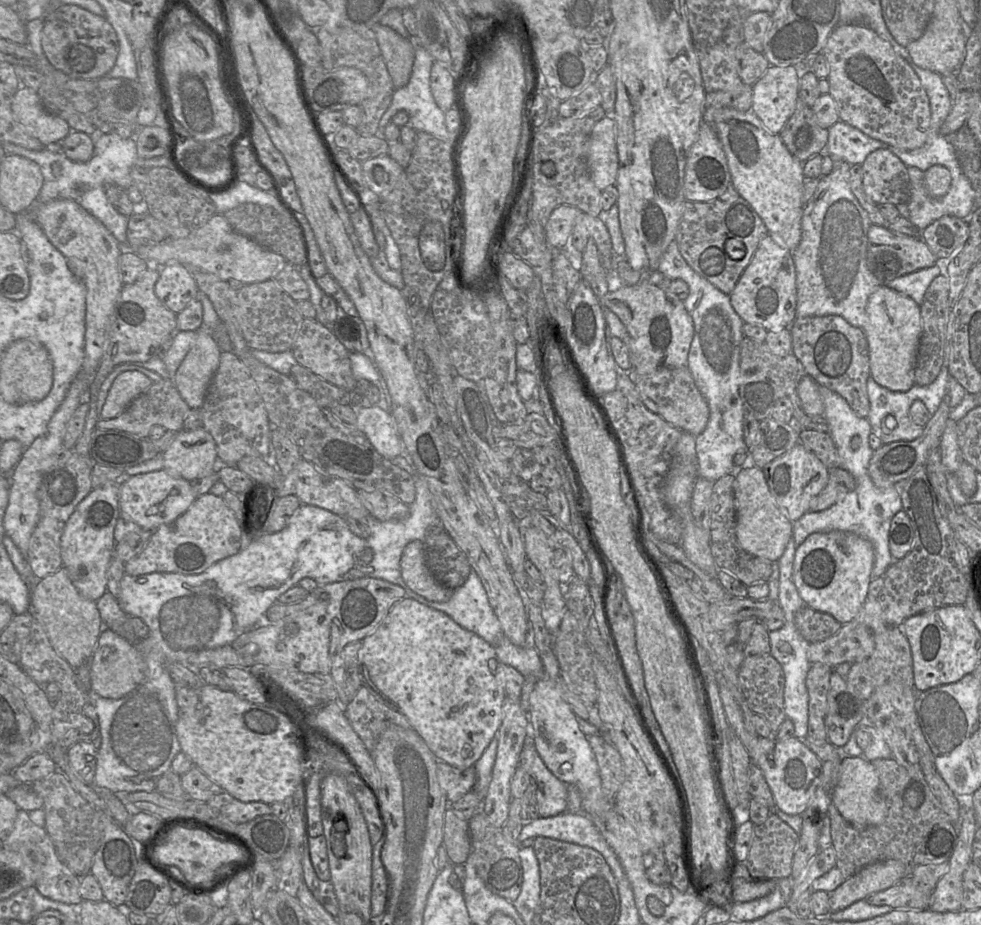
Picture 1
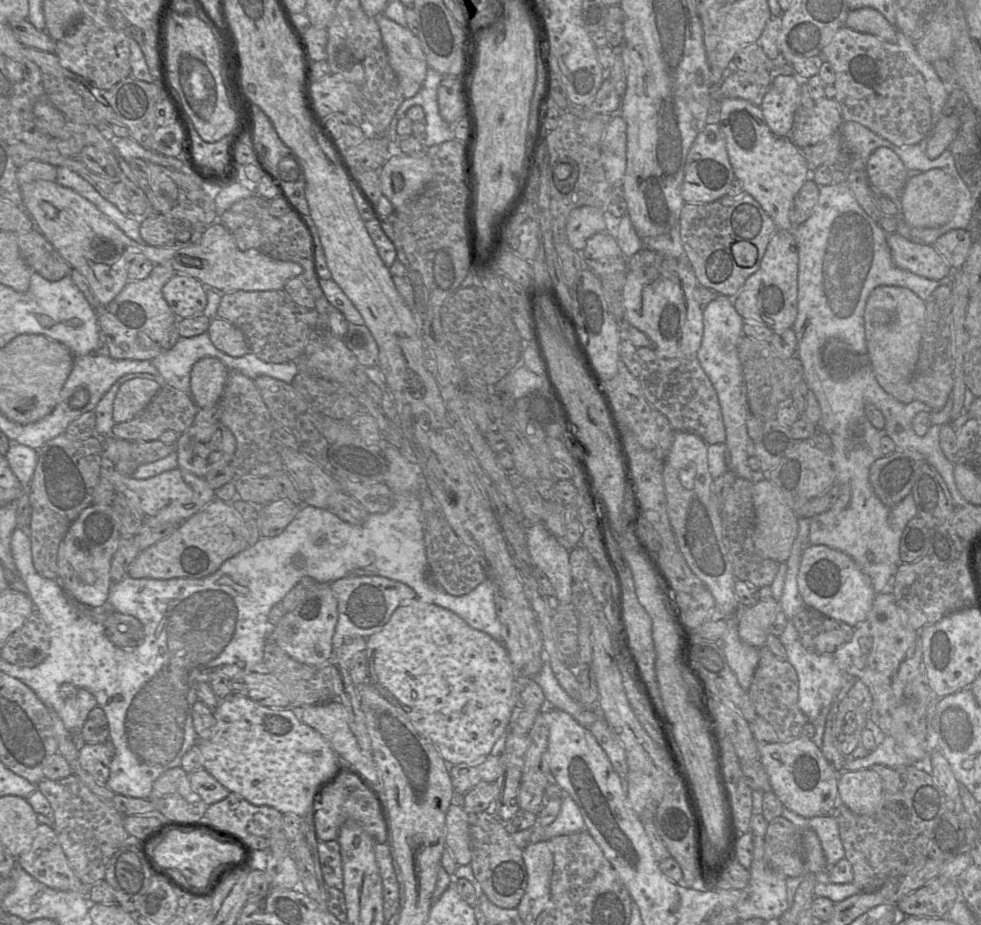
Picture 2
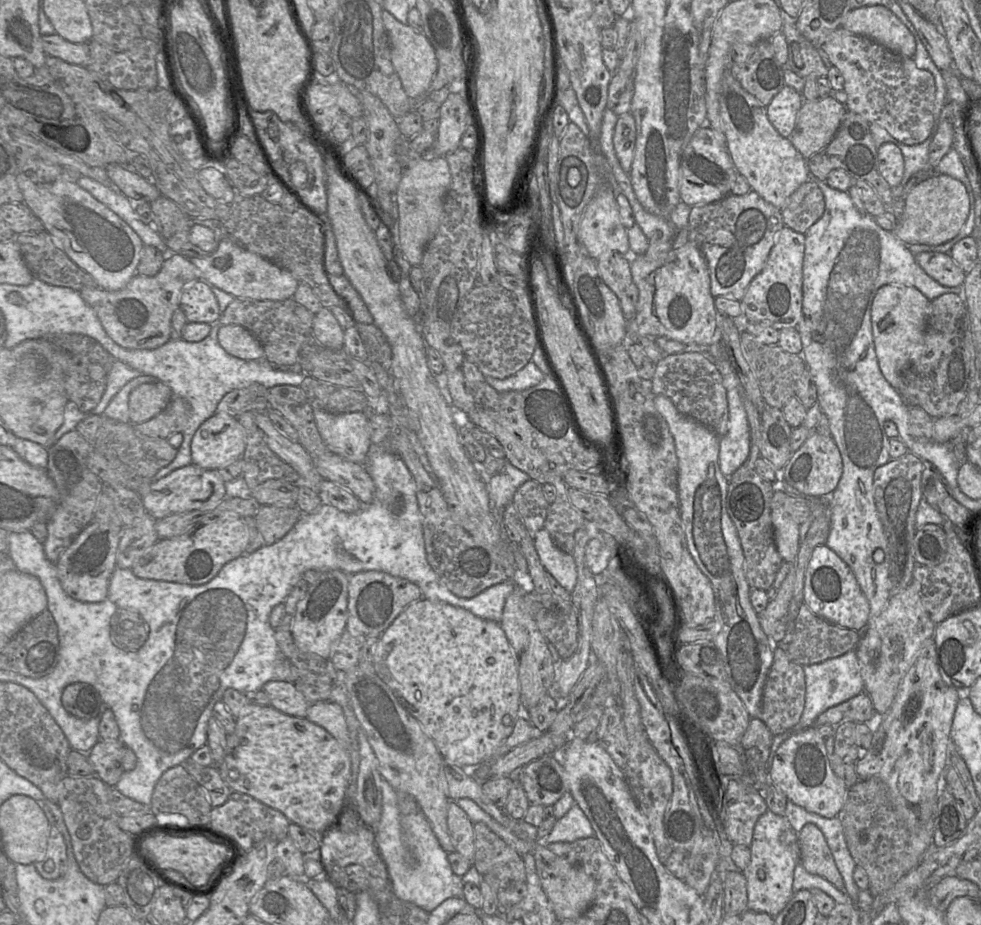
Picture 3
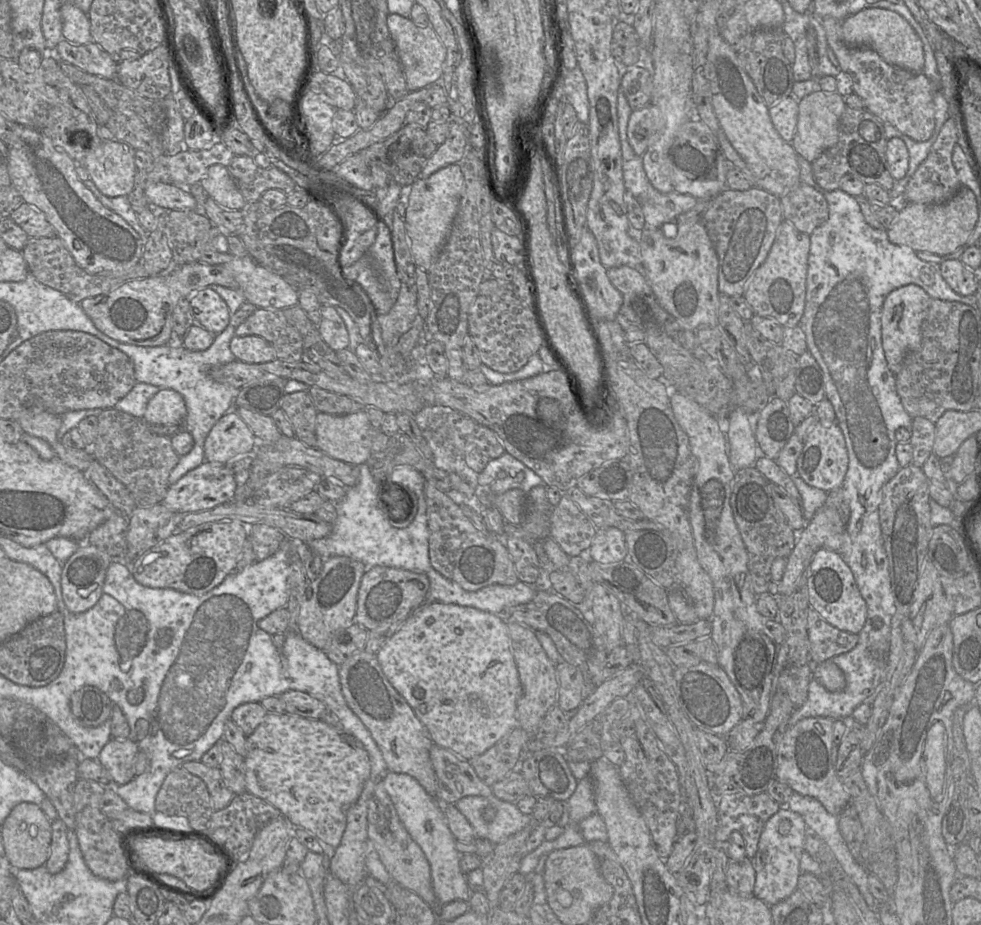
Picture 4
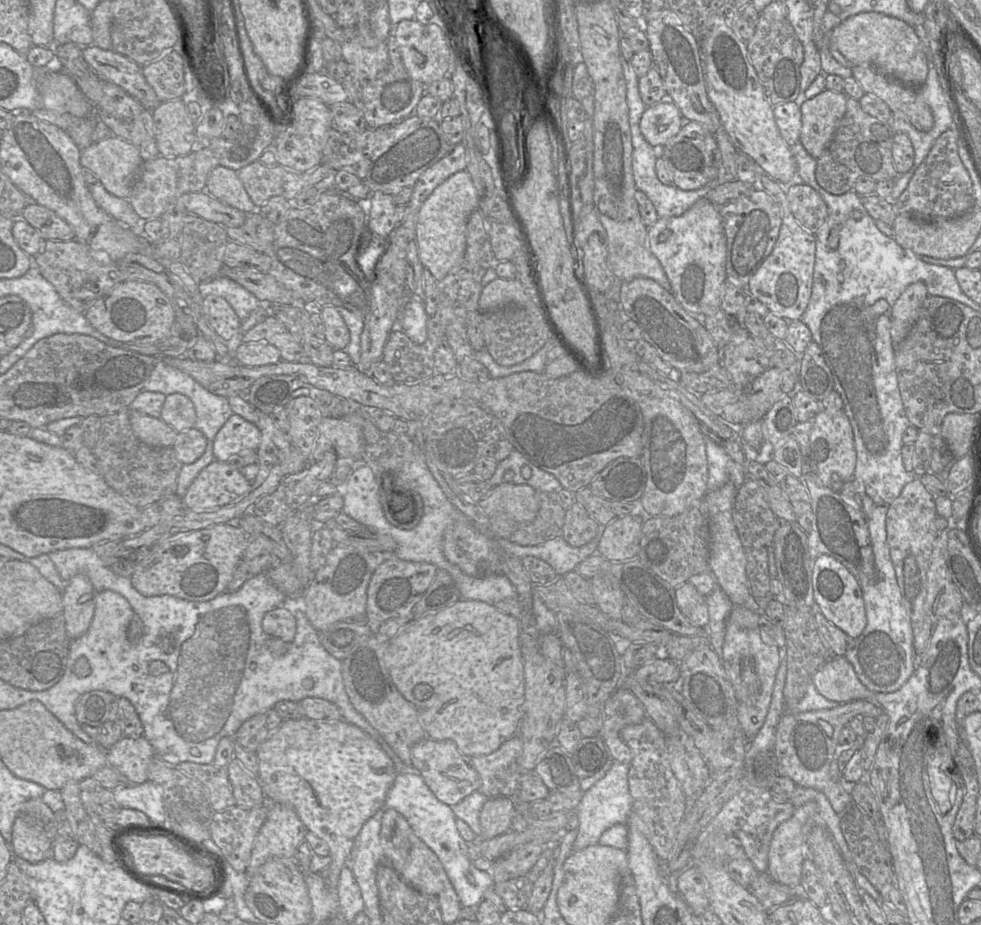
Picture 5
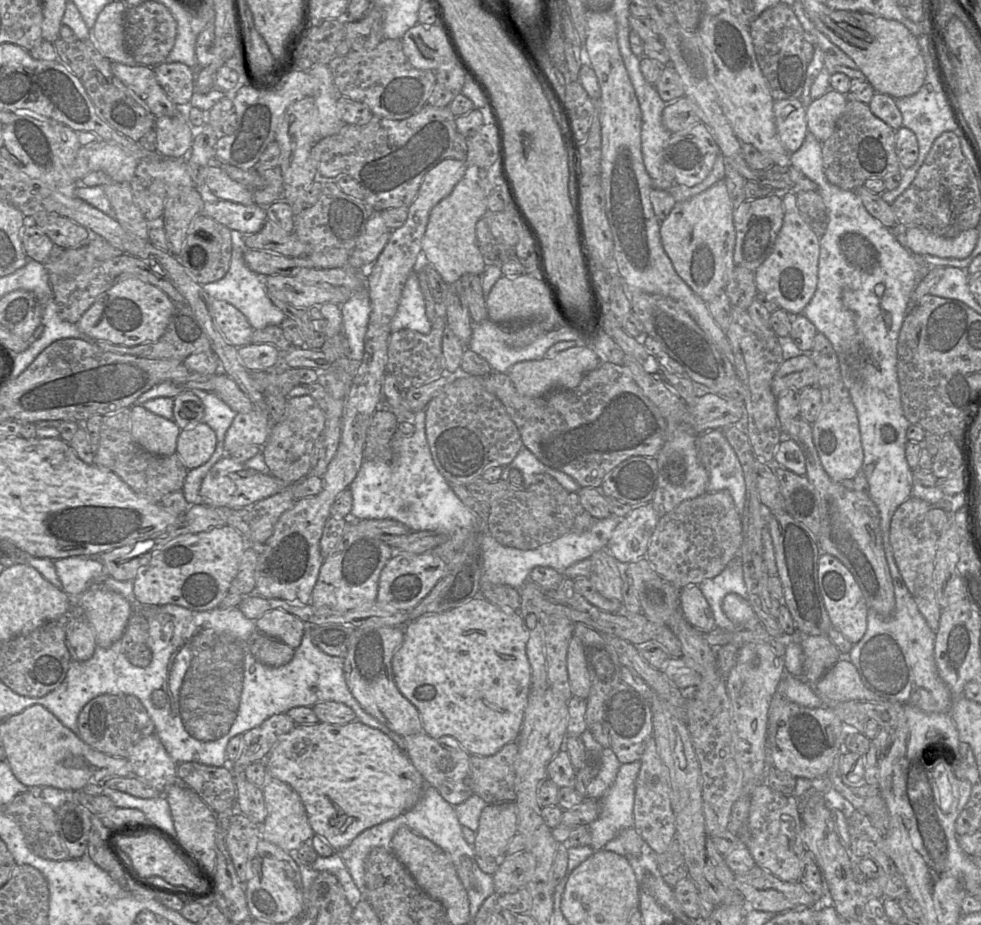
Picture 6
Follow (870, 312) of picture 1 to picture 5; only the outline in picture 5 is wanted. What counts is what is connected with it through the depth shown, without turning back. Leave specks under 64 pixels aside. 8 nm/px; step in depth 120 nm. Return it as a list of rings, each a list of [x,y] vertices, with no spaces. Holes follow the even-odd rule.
[[[915,282],[910,284],[898,297],[896,302],[891,308],[891,338],[894,346],[894,354],[895,354],[895,346],[899,345],[908,335],[913,325],[915,324],[918,313],[921,305],[929,296],[927,287],[923,282]]]

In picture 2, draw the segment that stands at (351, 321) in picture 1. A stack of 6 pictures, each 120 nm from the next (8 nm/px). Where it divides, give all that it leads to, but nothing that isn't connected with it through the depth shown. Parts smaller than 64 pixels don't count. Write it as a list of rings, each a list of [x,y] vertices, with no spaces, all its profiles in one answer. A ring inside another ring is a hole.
[[[348,323],[348,330],[342,340],[356,356],[359,364],[377,367],[379,348],[372,333],[365,324]]]

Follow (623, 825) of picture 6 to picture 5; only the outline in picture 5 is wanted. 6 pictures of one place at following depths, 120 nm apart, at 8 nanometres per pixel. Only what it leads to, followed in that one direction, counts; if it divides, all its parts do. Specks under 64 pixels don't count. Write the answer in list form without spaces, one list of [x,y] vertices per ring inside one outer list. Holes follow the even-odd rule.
[[[614,761],[603,778],[589,790],[582,792],[579,803],[574,810],[579,826],[573,843],[573,851],[580,851],[588,846],[598,844],[601,834],[616,824],[626,824],[632,812],[632,798],[628,784],[629,764]]]

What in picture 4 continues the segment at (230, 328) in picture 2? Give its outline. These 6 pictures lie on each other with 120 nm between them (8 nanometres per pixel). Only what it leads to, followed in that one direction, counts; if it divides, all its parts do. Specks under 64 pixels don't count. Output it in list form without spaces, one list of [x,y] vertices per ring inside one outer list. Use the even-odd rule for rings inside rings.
[[[236,336],[230,341],[230,350],[236,360],[244,363],[265,363],[276,358],[273,346],[260,336]]]

